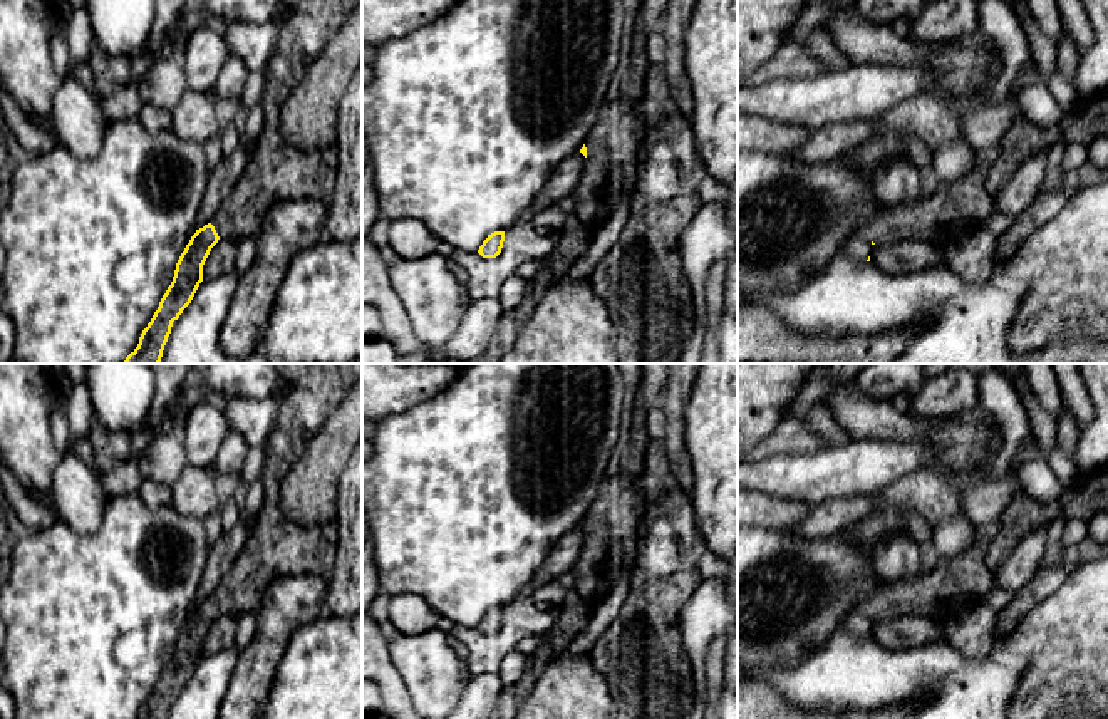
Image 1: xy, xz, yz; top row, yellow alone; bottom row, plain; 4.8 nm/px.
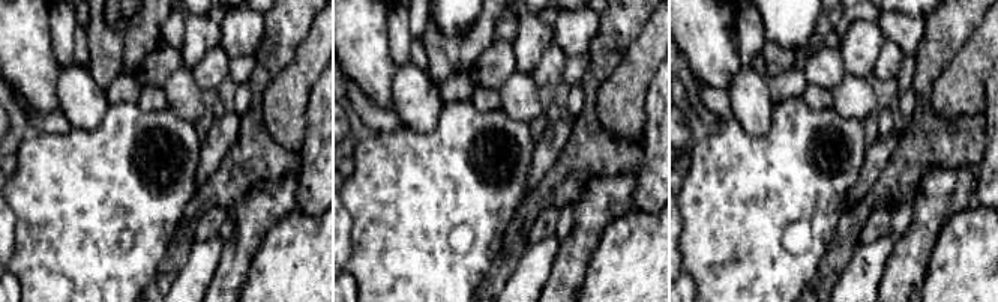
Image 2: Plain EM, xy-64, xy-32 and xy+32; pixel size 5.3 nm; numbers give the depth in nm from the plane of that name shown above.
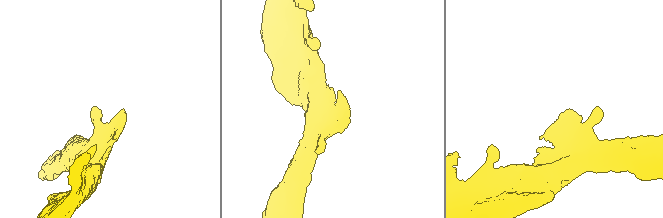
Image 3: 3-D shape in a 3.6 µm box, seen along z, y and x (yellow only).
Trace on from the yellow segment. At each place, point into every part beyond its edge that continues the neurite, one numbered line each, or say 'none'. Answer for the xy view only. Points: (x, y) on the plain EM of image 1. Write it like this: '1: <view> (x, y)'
1: xy (274, 548)

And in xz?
1: xz (612, 522)

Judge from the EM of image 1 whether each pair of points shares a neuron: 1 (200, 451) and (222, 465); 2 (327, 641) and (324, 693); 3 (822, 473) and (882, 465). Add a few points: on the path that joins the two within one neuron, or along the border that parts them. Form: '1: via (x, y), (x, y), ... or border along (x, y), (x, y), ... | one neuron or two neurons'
1: border along (230, 429), (210, 468) | two neurons
2: via (327, 654), (327, 679) | one neuron
3: via (837, 471), (867, 466) | one neuron

